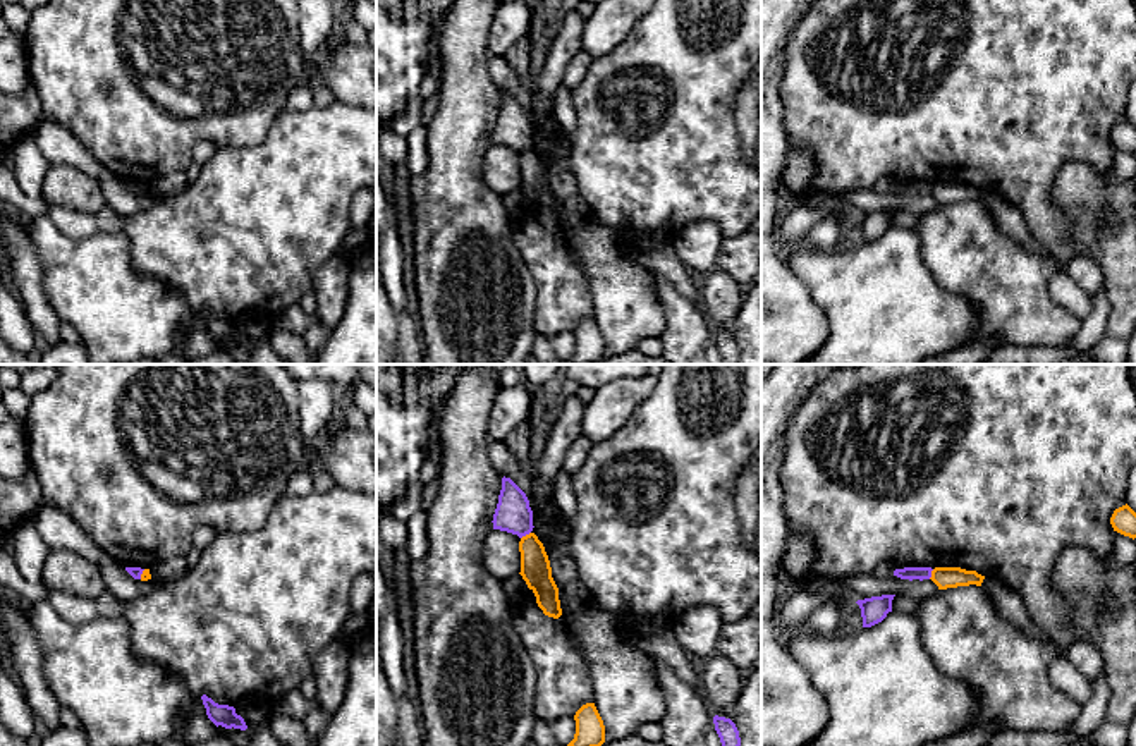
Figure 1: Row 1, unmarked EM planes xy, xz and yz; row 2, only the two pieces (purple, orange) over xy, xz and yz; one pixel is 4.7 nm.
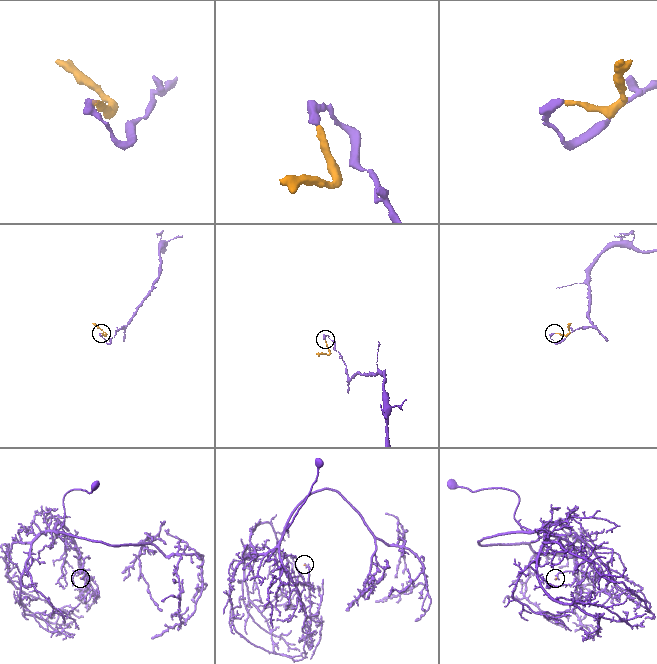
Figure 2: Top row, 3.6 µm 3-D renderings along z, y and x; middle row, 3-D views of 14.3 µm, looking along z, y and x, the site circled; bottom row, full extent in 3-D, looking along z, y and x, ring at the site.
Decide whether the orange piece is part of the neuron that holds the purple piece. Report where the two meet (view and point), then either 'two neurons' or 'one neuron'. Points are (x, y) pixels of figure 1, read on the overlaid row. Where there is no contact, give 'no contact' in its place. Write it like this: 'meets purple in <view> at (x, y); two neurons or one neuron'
meets purple in xz at (525, 535); two neurons

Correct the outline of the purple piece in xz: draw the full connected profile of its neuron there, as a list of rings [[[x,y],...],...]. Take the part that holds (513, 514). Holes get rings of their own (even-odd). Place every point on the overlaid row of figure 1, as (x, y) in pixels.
[[[502,478],[502,490],[492,523],[493,529],[507,531],[519,538],[529,535],[534,528],[529,500],[510,478]]]

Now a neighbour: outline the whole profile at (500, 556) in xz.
[[[493,529],[483,545],[483,566],[500,581],[521,572],[521,538],[517,535]]]

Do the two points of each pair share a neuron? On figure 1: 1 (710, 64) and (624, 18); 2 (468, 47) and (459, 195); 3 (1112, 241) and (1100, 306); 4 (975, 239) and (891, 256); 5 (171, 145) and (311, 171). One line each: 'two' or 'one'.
1: two
2: one
3: two
4: two
5: two

